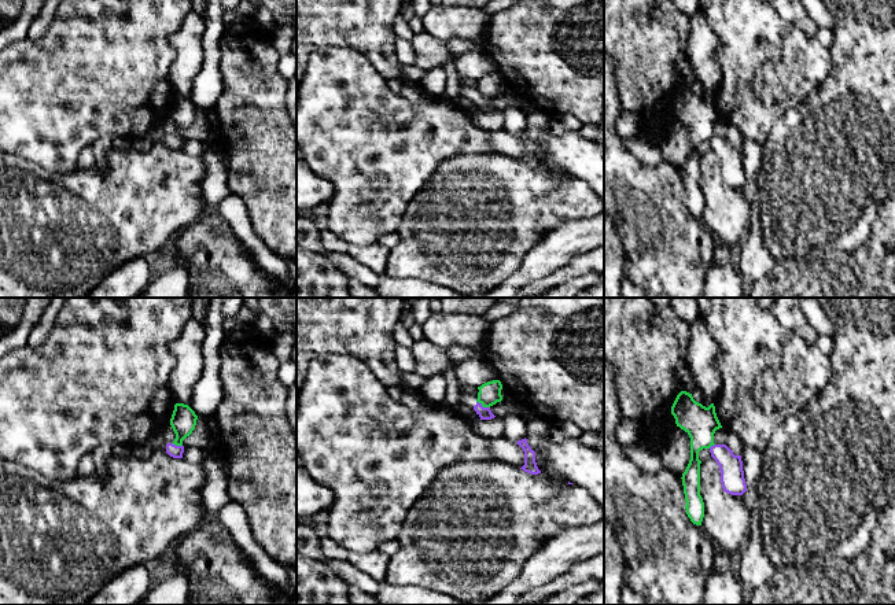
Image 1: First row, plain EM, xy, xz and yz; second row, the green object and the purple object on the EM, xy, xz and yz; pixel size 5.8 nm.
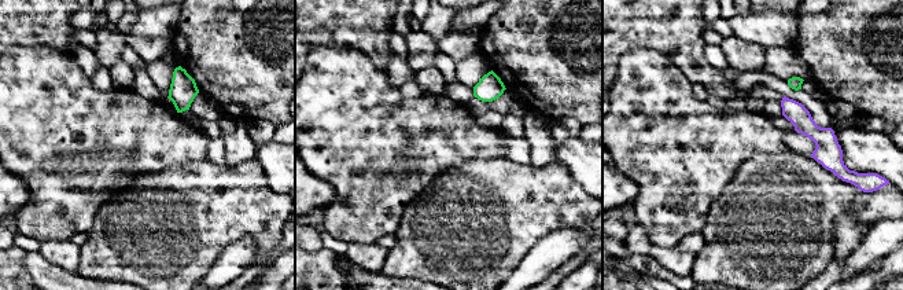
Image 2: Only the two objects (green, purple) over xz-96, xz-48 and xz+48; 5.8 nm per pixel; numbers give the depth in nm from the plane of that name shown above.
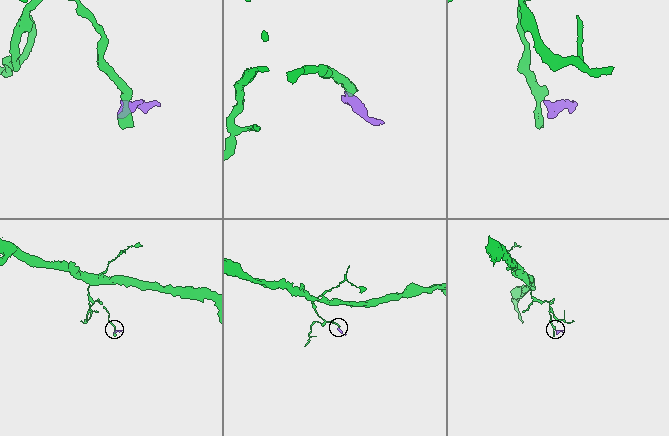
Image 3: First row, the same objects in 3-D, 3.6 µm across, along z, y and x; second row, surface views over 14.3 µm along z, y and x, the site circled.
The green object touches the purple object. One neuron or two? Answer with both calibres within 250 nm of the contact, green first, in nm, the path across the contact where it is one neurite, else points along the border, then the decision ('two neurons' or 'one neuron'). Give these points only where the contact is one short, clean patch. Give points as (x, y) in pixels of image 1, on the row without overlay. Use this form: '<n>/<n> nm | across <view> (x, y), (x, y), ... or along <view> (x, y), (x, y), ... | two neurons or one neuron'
130/80 nm | along xz (477, 93), (489, 100) | two neurons

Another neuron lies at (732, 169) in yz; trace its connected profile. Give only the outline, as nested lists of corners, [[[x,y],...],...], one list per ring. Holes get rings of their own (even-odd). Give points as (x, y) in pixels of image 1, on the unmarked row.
[[[726,137],[711,139],[710,145],[719,158],[723,184],[732,188],[743,188],[747,184],[747,177],[741,148],[734,148]]]

